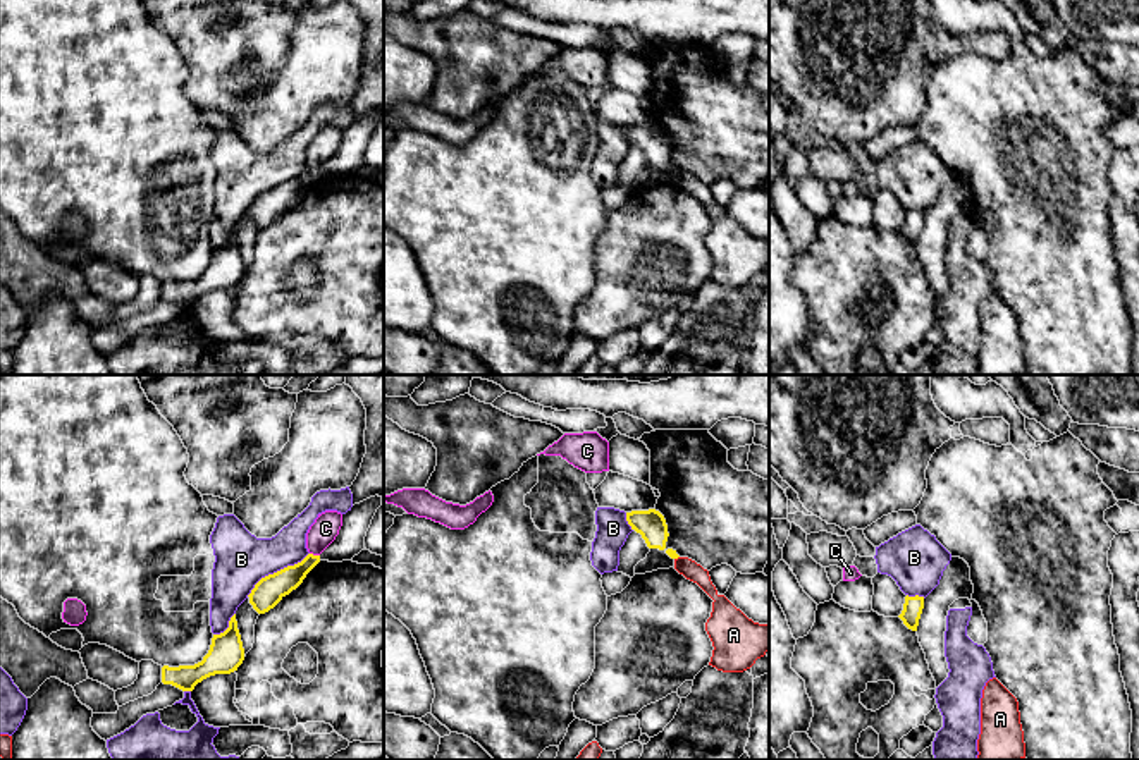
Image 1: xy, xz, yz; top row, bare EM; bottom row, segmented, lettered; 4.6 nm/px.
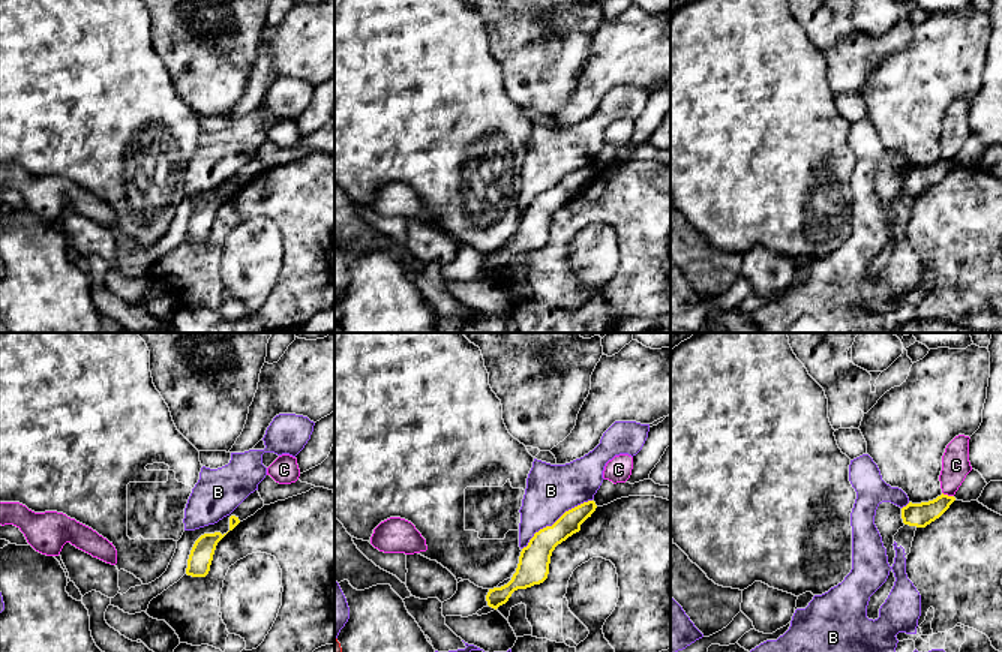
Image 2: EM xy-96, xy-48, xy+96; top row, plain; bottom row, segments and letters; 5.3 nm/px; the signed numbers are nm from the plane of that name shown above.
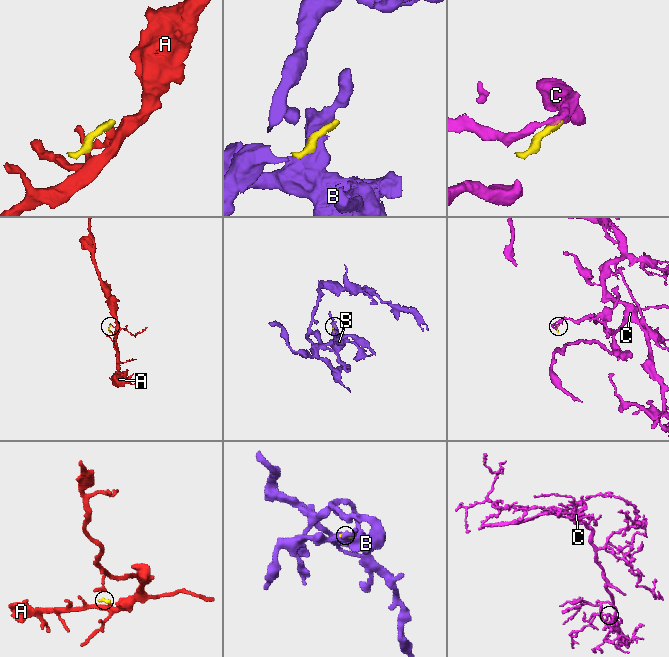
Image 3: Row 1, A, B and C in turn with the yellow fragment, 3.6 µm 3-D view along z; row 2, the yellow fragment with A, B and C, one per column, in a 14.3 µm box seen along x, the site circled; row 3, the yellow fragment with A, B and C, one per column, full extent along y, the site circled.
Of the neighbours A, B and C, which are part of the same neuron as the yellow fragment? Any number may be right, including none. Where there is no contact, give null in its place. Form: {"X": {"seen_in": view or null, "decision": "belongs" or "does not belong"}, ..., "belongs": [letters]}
{"A": {"seen_in": "xz", "decision": "does not belong"}, "B": {"seen_in": "xy", "decision": "does not belong"}, "C": {"seen_in": "xy", "decision": "does not belong"}, "belongs": []}

